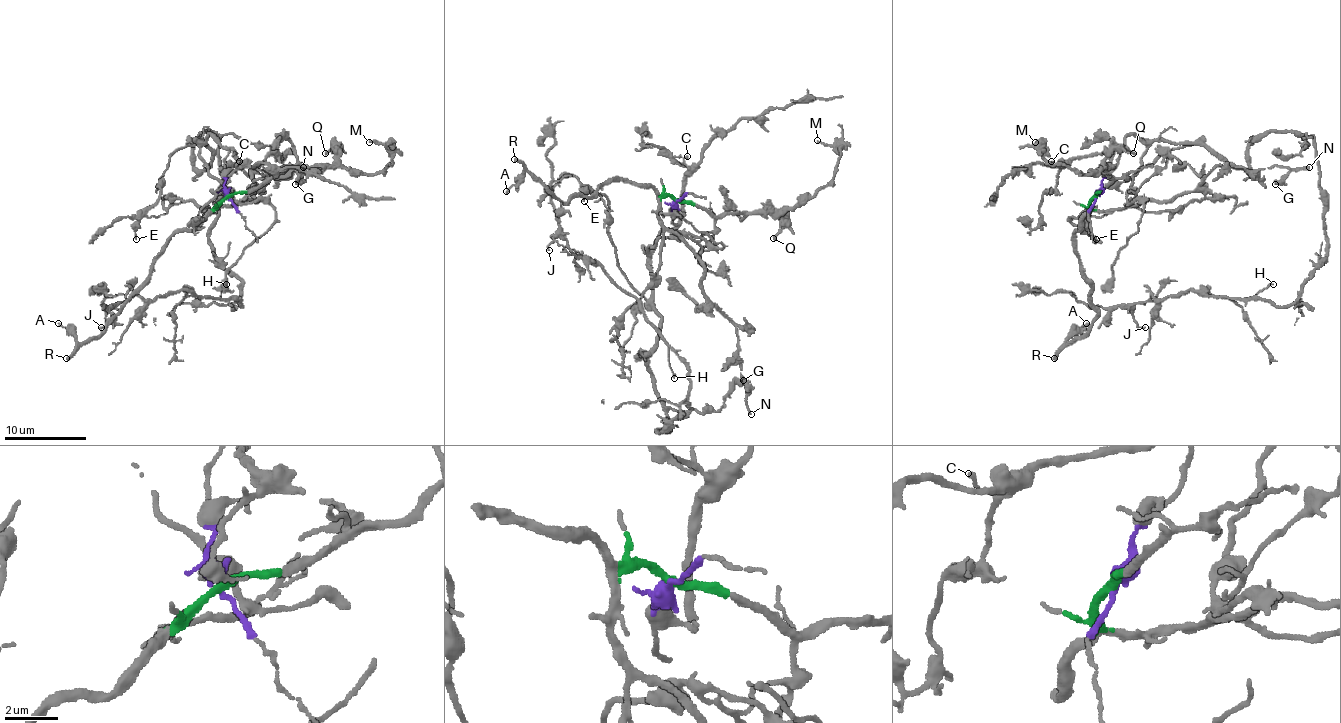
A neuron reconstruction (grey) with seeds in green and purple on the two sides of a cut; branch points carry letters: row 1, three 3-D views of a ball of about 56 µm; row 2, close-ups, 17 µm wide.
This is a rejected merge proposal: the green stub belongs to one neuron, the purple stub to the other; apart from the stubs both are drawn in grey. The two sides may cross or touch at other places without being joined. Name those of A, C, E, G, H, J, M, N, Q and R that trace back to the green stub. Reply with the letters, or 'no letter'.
A, G, M, N, Q, R

